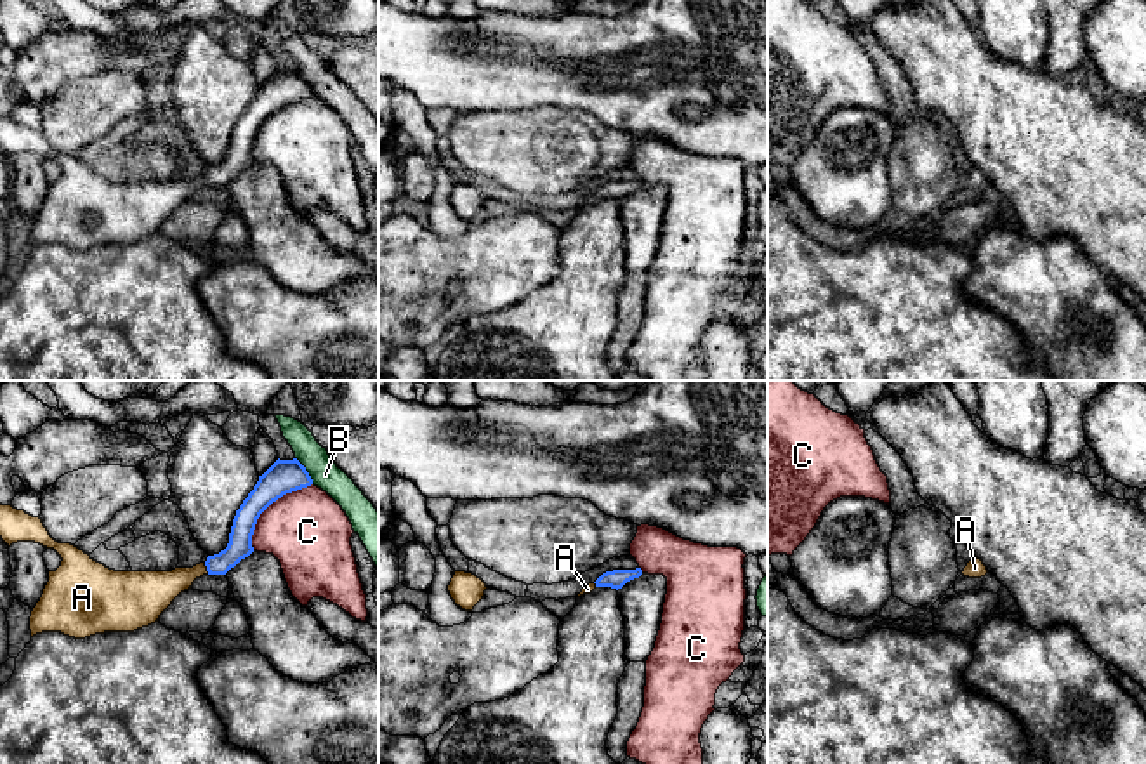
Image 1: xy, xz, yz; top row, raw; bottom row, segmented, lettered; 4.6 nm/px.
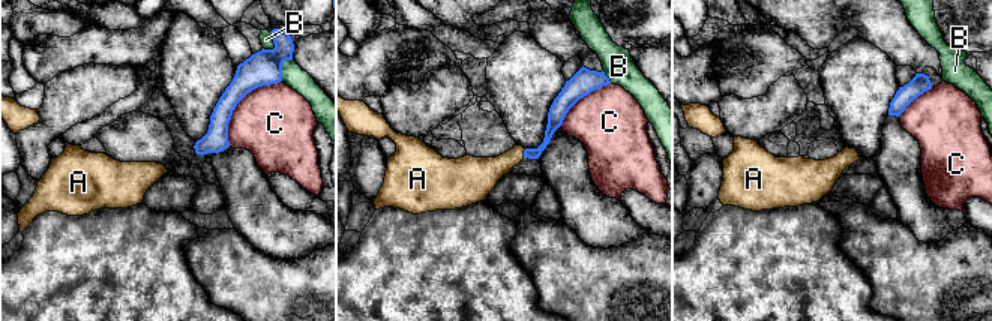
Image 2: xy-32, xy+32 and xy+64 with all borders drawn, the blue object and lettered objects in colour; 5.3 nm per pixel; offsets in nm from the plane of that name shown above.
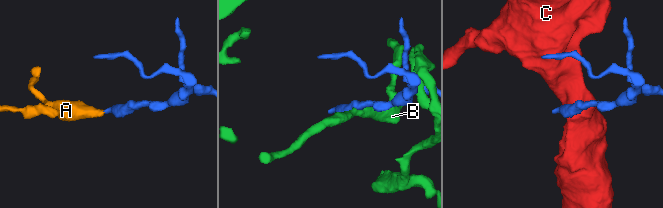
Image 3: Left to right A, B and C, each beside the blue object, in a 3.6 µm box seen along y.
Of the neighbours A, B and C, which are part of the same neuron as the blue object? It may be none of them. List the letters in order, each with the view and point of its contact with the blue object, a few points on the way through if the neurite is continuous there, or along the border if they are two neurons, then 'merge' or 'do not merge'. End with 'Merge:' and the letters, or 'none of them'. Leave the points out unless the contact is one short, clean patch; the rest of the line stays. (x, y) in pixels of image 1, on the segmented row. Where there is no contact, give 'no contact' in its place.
A: xy (207, 568) | across xy (240, 539), (221, 563), (207, 568), (158, 589) | merge
B: xy (306, 471) | do not merge
C: xy (268, 506) | do not merge
Merge: A

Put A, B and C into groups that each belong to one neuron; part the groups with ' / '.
A / B / C

